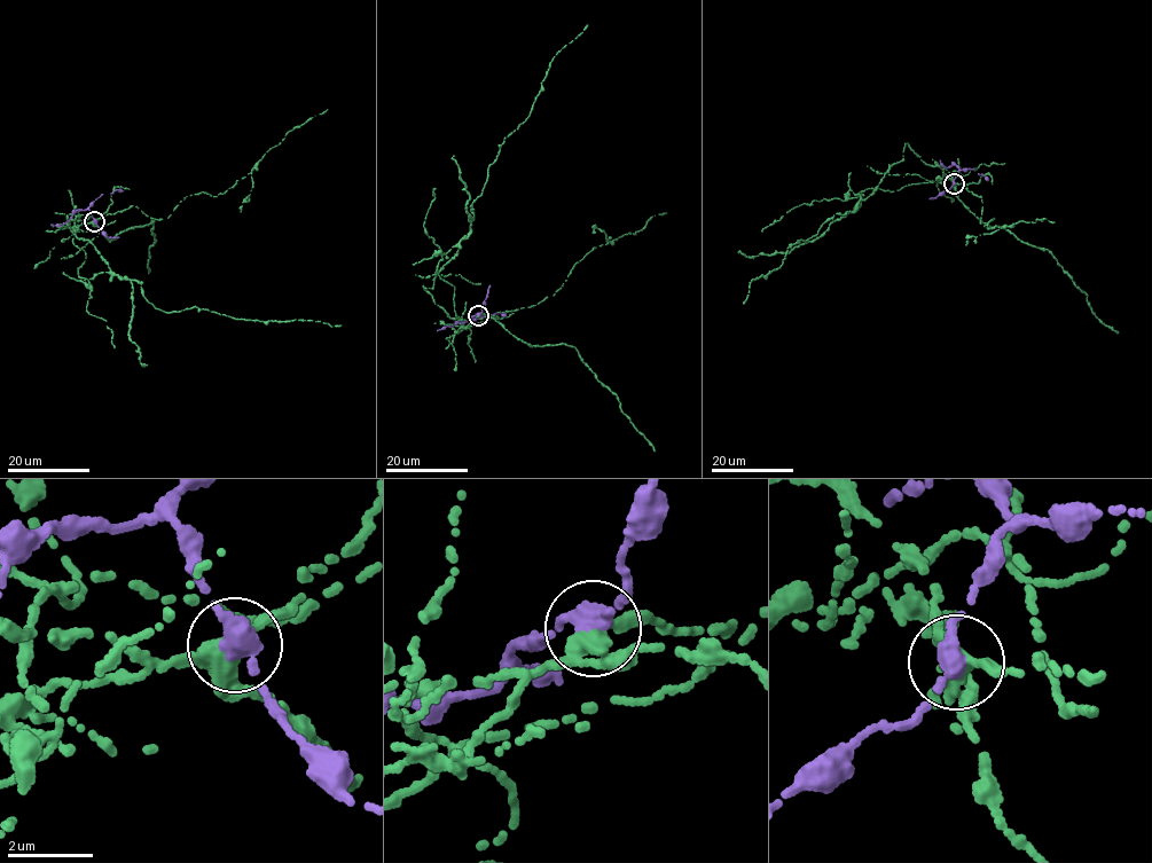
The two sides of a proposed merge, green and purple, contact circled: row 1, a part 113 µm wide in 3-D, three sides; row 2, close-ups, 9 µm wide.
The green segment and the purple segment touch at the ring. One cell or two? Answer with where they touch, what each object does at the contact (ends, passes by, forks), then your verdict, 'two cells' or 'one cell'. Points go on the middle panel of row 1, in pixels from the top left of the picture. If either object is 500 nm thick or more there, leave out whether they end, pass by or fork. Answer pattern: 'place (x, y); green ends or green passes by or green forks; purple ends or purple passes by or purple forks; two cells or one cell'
place (478, 315); two cells

